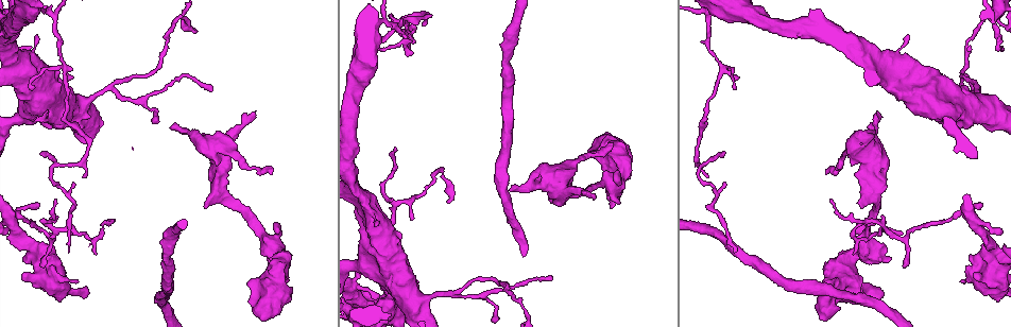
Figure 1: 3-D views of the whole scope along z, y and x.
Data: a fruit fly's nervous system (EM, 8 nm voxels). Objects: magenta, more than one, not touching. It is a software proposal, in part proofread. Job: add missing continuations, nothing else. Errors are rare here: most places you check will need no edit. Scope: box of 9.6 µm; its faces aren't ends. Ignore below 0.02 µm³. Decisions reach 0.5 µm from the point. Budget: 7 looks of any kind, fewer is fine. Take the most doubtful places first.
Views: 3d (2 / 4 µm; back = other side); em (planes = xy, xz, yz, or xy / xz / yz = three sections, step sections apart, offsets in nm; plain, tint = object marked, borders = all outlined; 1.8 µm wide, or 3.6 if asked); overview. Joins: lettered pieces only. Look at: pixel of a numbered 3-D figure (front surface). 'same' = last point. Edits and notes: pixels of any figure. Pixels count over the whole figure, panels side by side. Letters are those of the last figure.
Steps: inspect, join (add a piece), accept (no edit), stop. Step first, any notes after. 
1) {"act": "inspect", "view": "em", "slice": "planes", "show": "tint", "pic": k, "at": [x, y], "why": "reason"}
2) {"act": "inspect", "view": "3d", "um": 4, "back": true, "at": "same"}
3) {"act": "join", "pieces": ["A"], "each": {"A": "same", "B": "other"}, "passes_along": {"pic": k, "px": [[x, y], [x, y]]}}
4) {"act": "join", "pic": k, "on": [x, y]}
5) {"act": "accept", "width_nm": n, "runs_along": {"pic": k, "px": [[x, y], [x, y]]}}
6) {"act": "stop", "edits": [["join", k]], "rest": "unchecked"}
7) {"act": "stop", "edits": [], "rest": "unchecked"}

{"act": "inspect", "view": "em", "um": 3.6, "slice": "xy", "step": 8, "show": "tint", "pic": 1, "at": [269, 298], "why": "abrupt turn"}

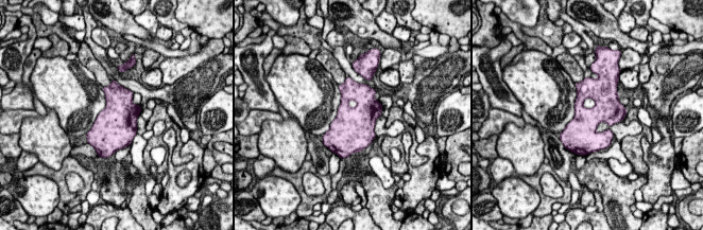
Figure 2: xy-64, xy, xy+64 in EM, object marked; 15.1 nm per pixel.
{"act": "inspect", "view": "em", "um": 3.6, "slice": "planes", "show": "borders", "at": "same"}

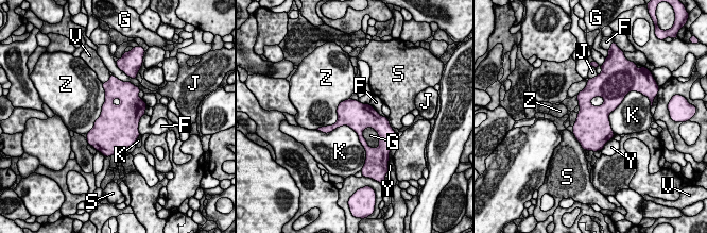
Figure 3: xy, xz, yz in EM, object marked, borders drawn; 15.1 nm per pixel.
{"act": "accept", "each": {"F": "other", "G": "other", "J": "other", "K": "other", "S": "other", "V": "other", "Y": "other", "Z": "other"}, "border": {"pic": 3, "px": [[144, 114], [140, 118], [139, 134]]}, "found": "none of them fits"}

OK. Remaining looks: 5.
{"act": "inspect", "view": "3d", "um": 4, "pic": 1, "at": [615, 177]}

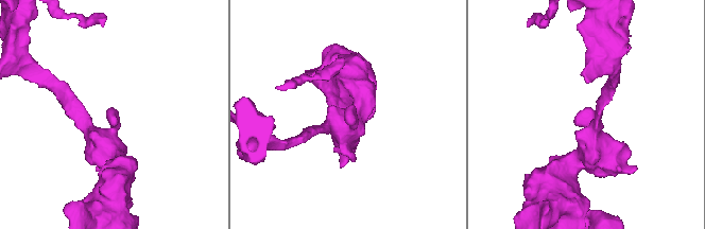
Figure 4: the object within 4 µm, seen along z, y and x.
{"act": "inspect", "view": "em", "slice": "yz", "step": 16, "show": "borders", "pic": 4, "at": [588, 108], "why": "shape alone is not enough"}

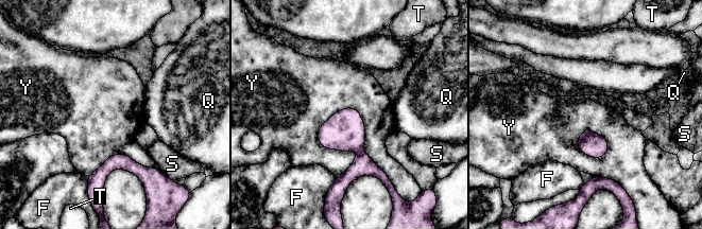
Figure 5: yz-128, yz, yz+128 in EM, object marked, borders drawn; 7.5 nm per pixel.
{"act": "inspect", "view": "em", "slice": "planes", "show": "borders", "at": "same"}

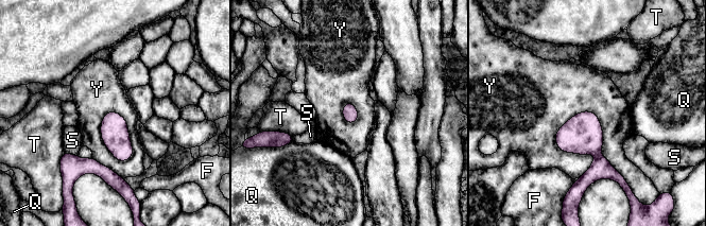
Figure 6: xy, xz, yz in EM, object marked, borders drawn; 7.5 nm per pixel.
{"act": "accept", "width_nm": 120, "each": {"F": "other", "Q": "other", "S": "other", "T": "other", "Y": "other"}, "border": {"pic": 6, "px": [[556, 131], [592, 111], [625, 178]]}, "found": "no lettered piece goes on from it"}

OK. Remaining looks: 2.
{"act": "stop", "edits": [], "rest": "unchecked"}

